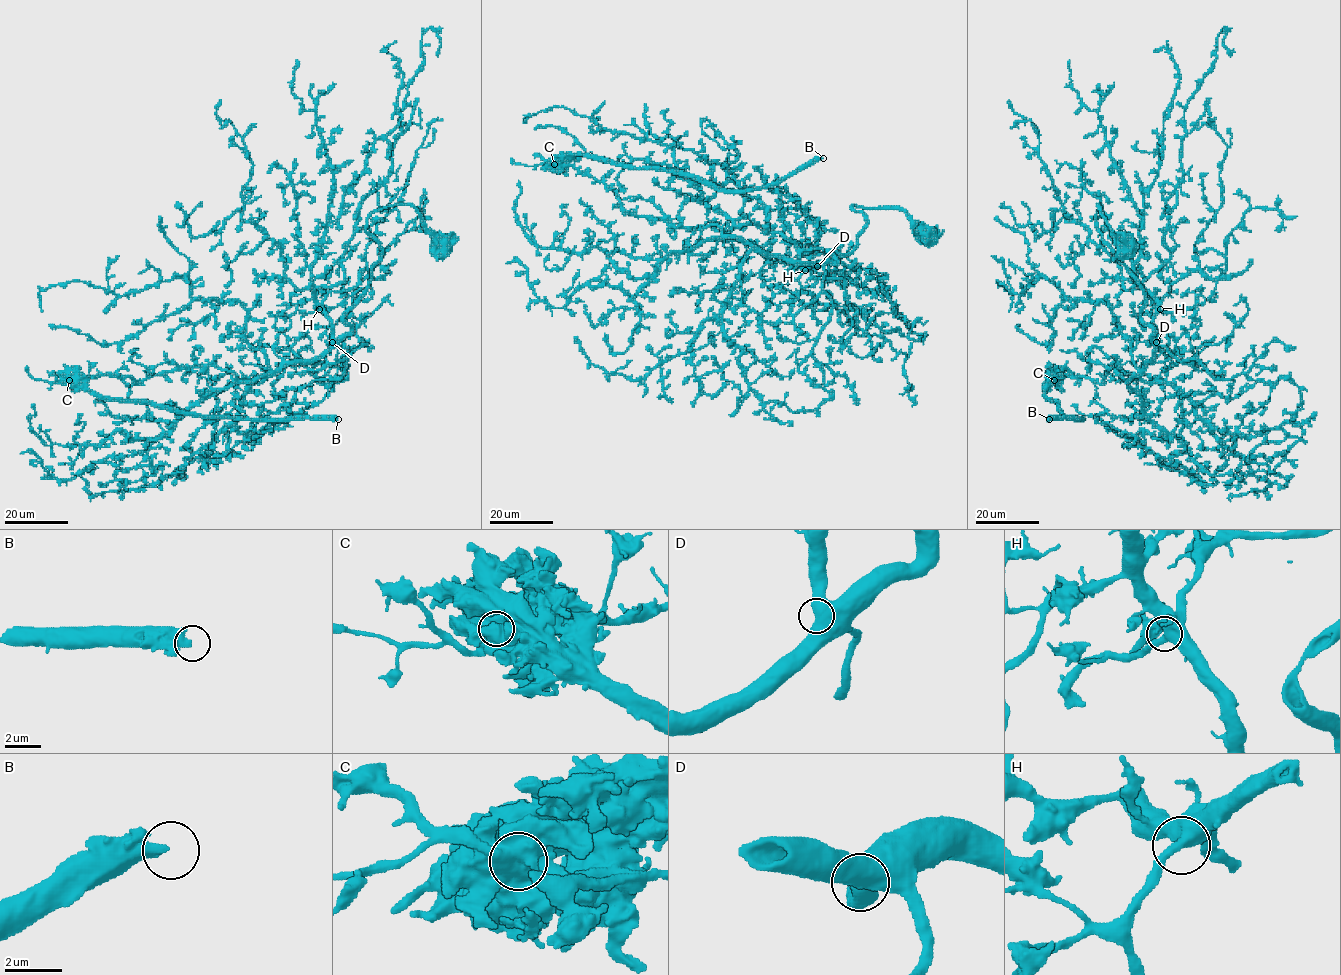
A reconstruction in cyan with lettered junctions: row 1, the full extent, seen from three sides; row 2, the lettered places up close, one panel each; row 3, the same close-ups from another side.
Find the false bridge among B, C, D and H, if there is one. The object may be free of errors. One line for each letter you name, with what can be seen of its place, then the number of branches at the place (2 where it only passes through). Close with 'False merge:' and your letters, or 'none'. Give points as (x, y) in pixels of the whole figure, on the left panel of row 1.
C: (69, 380) | 1
False merge: C

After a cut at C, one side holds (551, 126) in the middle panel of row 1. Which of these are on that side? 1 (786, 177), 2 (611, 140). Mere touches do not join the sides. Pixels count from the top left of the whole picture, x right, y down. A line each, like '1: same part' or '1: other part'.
1: other part
2: same part

